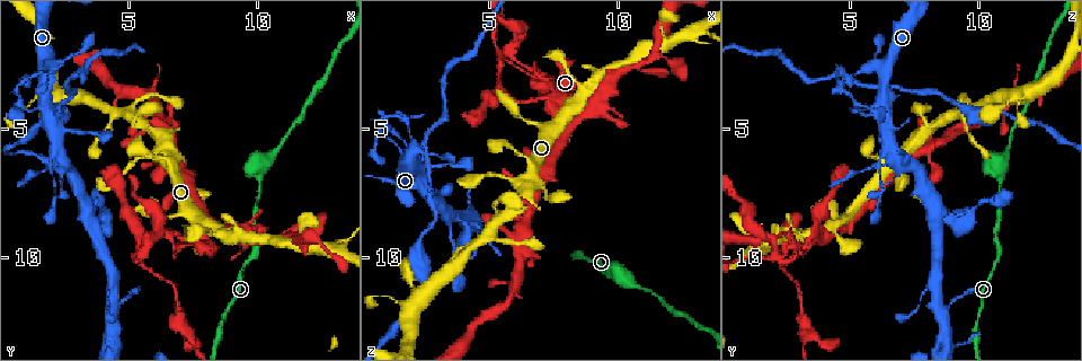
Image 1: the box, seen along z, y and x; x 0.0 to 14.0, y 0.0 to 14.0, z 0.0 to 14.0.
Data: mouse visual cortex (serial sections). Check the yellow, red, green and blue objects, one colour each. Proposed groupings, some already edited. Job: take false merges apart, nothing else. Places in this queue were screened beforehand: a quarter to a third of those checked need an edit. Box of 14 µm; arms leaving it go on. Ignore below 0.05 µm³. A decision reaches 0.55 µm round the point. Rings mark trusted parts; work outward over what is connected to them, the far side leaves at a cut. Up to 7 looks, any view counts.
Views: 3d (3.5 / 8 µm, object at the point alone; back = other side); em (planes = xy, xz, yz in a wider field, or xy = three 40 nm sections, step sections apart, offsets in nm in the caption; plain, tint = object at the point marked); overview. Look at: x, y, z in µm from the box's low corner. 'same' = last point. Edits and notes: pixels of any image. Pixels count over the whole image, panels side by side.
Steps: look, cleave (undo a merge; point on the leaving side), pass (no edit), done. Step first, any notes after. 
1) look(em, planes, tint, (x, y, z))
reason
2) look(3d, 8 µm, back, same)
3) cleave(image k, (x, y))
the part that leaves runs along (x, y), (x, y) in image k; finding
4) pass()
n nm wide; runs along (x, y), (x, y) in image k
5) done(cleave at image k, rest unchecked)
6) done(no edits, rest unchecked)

look(3d, 3.5 µm, (1.5, 3.9, 11.6))

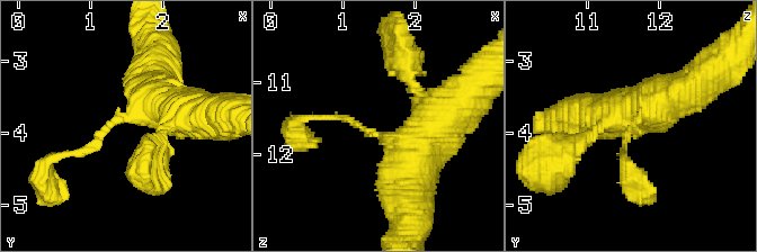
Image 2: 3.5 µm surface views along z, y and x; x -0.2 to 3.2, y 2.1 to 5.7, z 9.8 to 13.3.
look(em, xy, step 1, tint, (1.40, 3.85, 11.70))

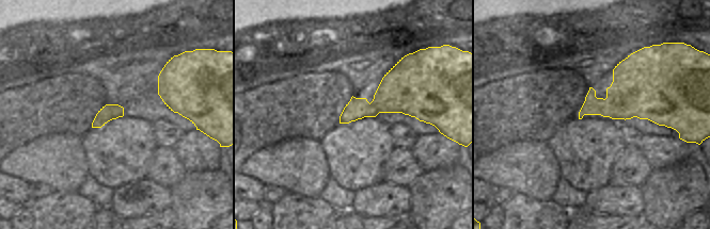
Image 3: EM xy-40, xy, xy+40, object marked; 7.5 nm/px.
pass()
arms of 100, 600 nm; runs along (427, 133), (413, 153), (348, 118), (313, 118) in image 2; continuous, no second cell

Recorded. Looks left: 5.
look(3d, 8 µm, (10.1, 6.5, 10.7))
branch point

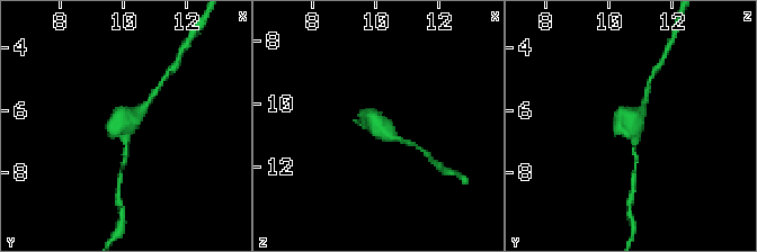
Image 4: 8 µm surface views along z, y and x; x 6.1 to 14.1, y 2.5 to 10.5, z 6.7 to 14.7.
look(3d, 3.5 µm, (10.1, 6.5, 10.8))
zoom in

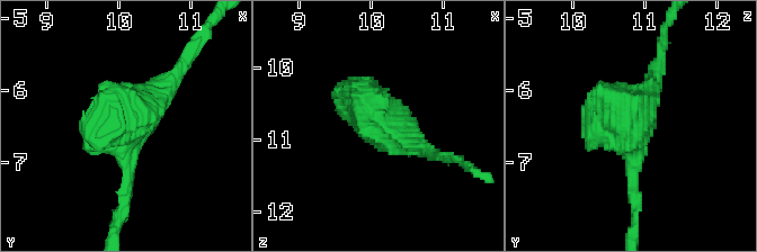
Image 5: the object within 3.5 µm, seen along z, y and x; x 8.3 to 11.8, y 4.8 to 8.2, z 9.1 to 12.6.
look(em, xy, step 1, tint, (10.05, 6.55, 10.75))

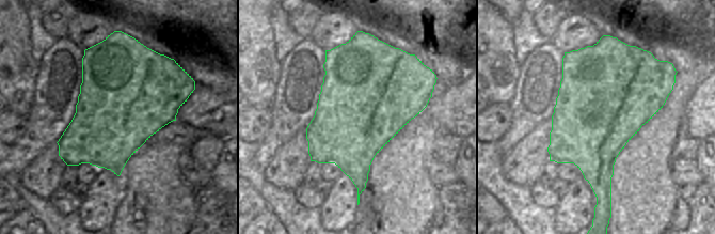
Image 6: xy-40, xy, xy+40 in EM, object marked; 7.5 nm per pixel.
pass()
runs along (123, 205), (123, 129), (175, 78) in image 5; continuous, no second cell

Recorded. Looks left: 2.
look(3d, 3.5 µm, (8.4, 8.8, 4.5))
a fork

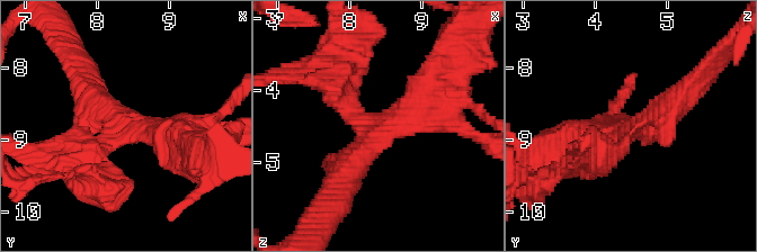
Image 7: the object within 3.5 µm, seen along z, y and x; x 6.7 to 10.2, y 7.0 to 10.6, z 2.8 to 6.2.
look(em, xy, step 1, tint, (8.45, 8.85, 4.55))
4 arms; arms of 300, 400, 400, 450 nm

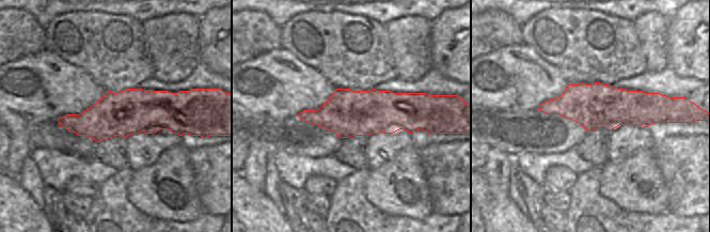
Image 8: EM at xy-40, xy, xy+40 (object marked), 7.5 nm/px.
cleave(image 7, (658, 136))
the part that leaves runs along (628, 133), (668, 113), (696, 81) in image 7; a second cell is stuck on

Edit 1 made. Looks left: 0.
done(cleave at image 7, rest unchecked)

